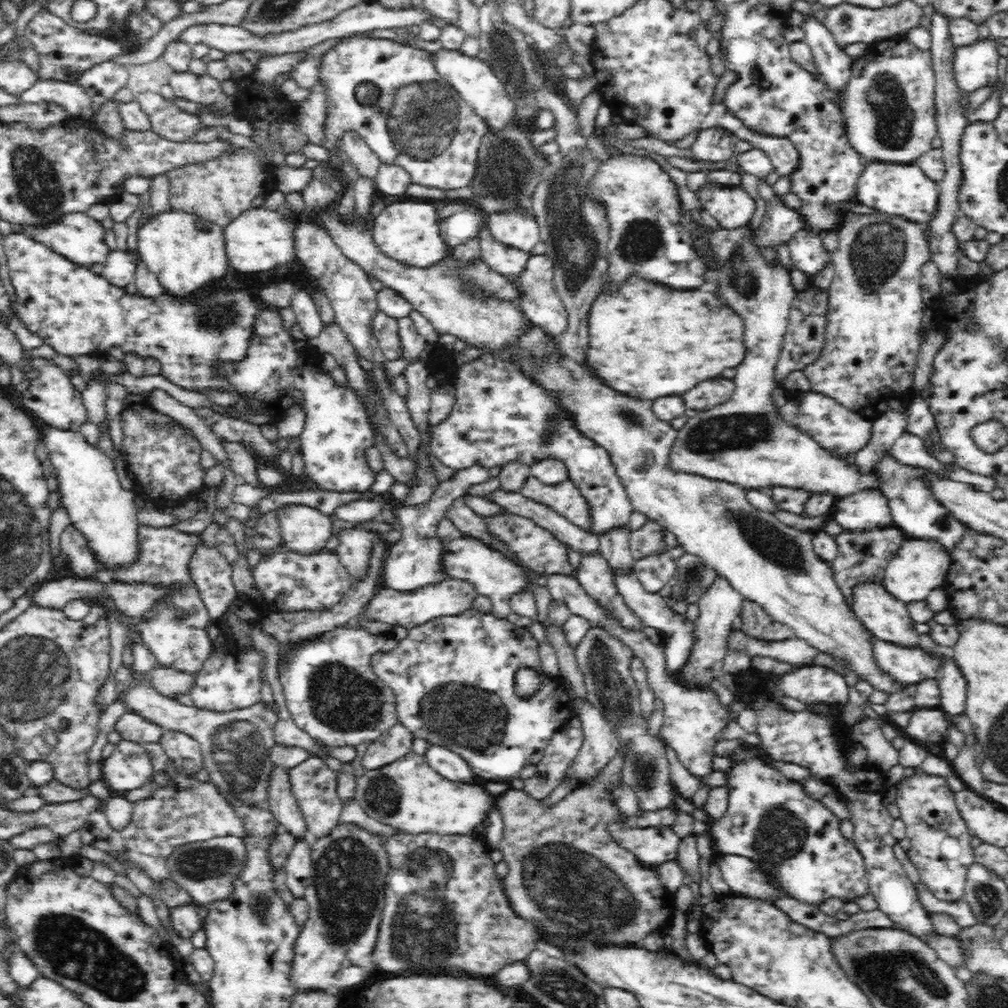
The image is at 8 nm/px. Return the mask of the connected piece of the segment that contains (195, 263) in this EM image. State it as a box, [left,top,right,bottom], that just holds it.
[137,209,229,296]

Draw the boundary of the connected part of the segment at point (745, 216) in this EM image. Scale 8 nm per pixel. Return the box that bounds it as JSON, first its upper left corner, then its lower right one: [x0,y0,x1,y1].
[697,182,756,229]

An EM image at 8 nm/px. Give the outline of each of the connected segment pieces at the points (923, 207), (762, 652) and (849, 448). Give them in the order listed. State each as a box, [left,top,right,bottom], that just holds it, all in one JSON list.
[[855,163,940,224],[730,630,820,666],[780,392,872,458]]

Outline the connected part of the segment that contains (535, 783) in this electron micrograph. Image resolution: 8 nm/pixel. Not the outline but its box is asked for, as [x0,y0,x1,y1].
[524,714,582,801]

